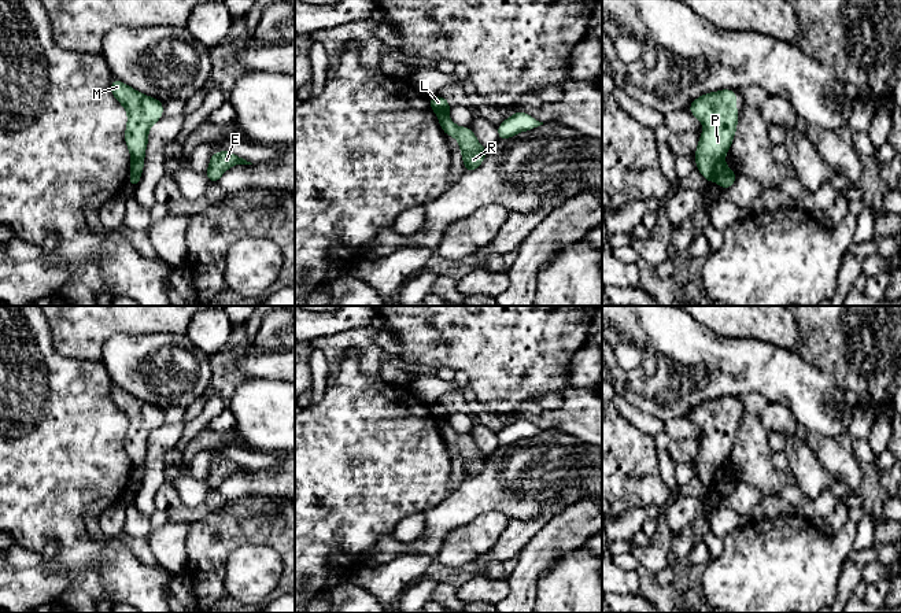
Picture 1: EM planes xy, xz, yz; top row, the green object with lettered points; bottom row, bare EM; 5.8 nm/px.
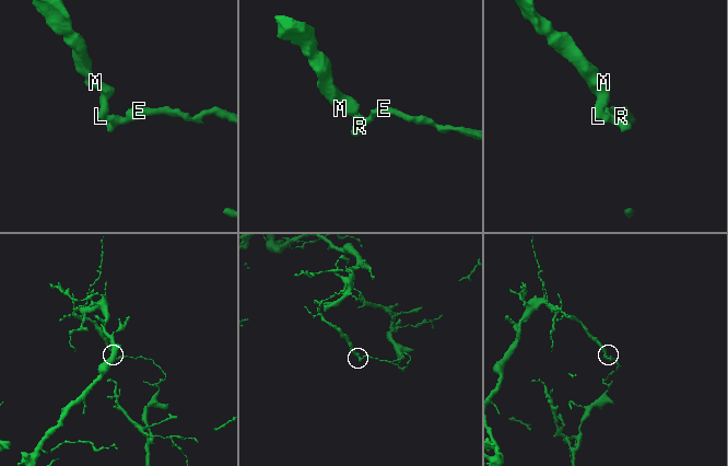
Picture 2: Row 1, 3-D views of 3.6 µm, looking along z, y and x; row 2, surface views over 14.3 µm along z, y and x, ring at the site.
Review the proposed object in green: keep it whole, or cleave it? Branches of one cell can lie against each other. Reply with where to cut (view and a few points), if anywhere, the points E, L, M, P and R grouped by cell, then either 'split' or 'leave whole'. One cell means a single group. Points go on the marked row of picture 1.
yz (724, 166), (713, 178) | E R / L M P | split

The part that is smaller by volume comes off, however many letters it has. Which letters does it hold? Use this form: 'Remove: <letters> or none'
Remove: L, M, P

